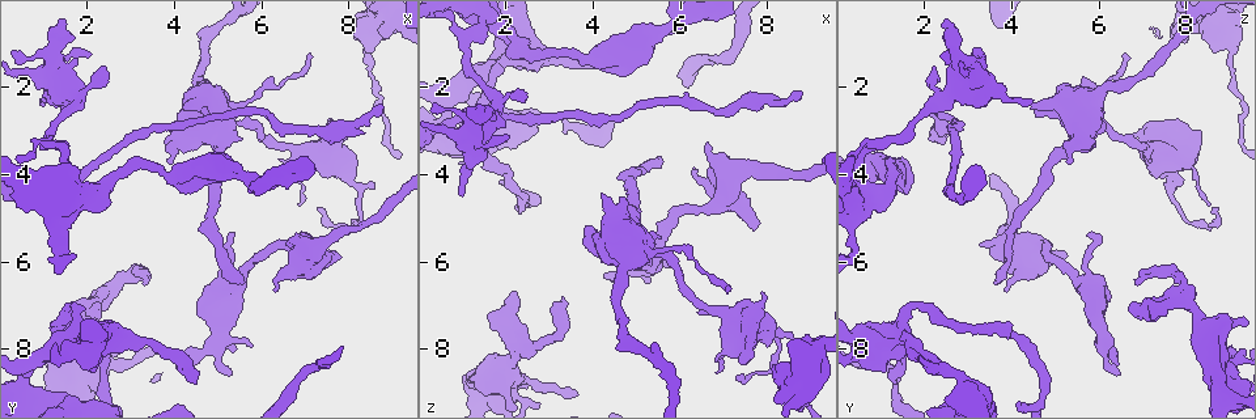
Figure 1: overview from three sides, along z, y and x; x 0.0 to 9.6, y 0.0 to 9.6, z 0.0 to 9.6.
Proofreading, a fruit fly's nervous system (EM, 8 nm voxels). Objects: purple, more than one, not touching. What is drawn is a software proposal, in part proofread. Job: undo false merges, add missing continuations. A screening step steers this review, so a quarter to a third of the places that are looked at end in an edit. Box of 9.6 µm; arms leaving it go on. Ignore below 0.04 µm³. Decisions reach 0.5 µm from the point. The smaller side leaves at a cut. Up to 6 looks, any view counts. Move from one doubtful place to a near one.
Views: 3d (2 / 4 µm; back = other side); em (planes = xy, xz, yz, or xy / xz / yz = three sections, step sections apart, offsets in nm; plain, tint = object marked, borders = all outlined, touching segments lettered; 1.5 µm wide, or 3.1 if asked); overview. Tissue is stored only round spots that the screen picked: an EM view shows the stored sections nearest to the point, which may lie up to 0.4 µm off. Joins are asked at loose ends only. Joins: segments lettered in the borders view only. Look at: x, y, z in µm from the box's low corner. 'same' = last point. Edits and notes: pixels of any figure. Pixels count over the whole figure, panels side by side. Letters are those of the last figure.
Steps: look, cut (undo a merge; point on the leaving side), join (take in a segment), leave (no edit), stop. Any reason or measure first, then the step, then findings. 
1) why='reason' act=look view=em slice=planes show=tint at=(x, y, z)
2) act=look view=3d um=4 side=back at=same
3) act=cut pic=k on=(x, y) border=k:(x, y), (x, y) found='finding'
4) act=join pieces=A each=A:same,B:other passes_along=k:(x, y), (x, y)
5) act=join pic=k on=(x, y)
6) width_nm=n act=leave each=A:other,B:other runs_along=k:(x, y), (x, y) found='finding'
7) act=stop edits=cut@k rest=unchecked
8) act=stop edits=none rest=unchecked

why='calibre changes' act=look view=3d um=2 at=(5.80, 2.80, 5.85)

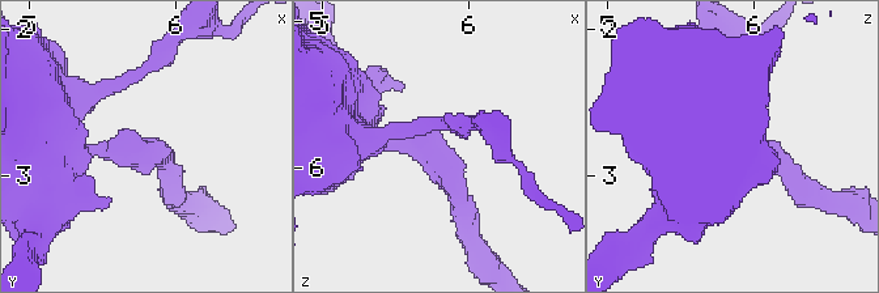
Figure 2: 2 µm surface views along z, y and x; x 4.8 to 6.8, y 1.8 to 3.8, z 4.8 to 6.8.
arm_widths_nm=190,700 why='shape alone is not enough' act=look view=em slice=planes show=tint at=(5.78, 2.86, 5.92)

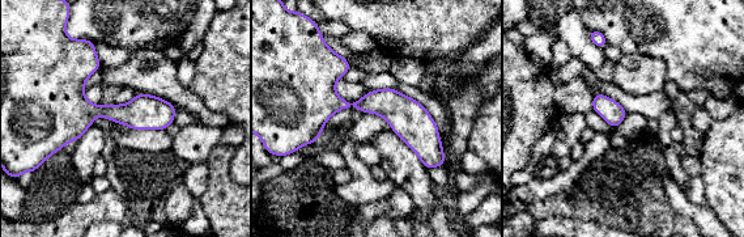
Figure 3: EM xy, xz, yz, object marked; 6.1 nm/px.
act=look view=em slice=planes show=borders at=same

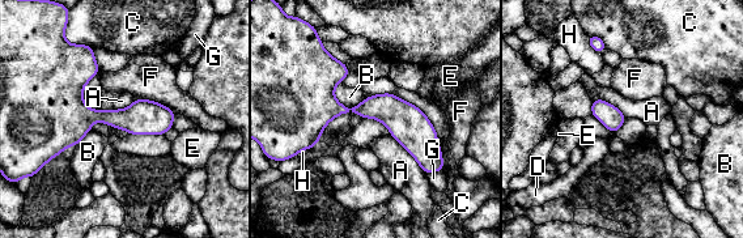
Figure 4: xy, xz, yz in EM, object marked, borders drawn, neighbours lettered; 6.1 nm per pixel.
width_nm=220 act=leave each=A:other,B:other,C:other,D:other,E:other,F:other,G:other,H:other border=4:(390, 134), (425, 174) found='one cell here'

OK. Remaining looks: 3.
why='an open end' act=look view=3d um=2 at=(3.60, 7.95, 9.00)

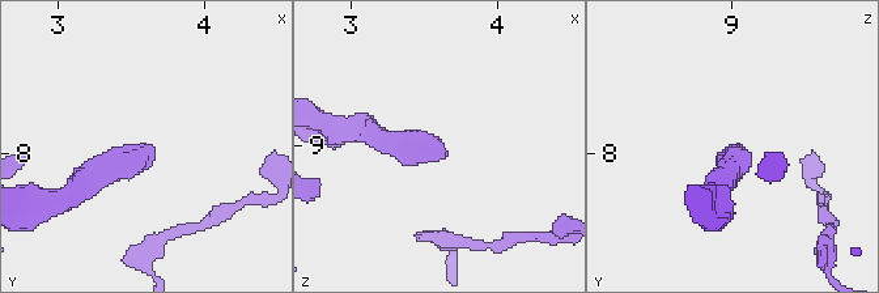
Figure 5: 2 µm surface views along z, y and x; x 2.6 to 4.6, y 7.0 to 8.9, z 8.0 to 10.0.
act=look view=em slice=planes show=borders at=(3.62, 7.96, 9.06)

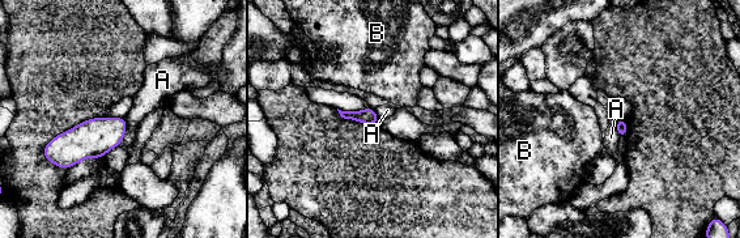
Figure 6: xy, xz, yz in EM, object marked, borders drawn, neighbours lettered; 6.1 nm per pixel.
act=leave each=A:other,B:other border=6:(124, 118), (123, 139), (101, 157) found='no lettered segment goes on from it'

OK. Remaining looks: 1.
why='thick end' act=look view=em slice=planes show=borders at=(8.95, 0.90, 7.85)

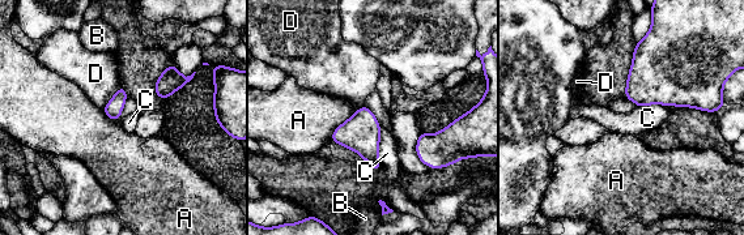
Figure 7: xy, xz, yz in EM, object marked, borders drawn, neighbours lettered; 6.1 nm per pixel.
act=leave each=A:other,B:other,C:other,D:other border=7:(692, 107), (650, 103), (638, 109) found='no lettered segment goes on from it'

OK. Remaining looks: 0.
act=stop edits=none rest=unchecked

